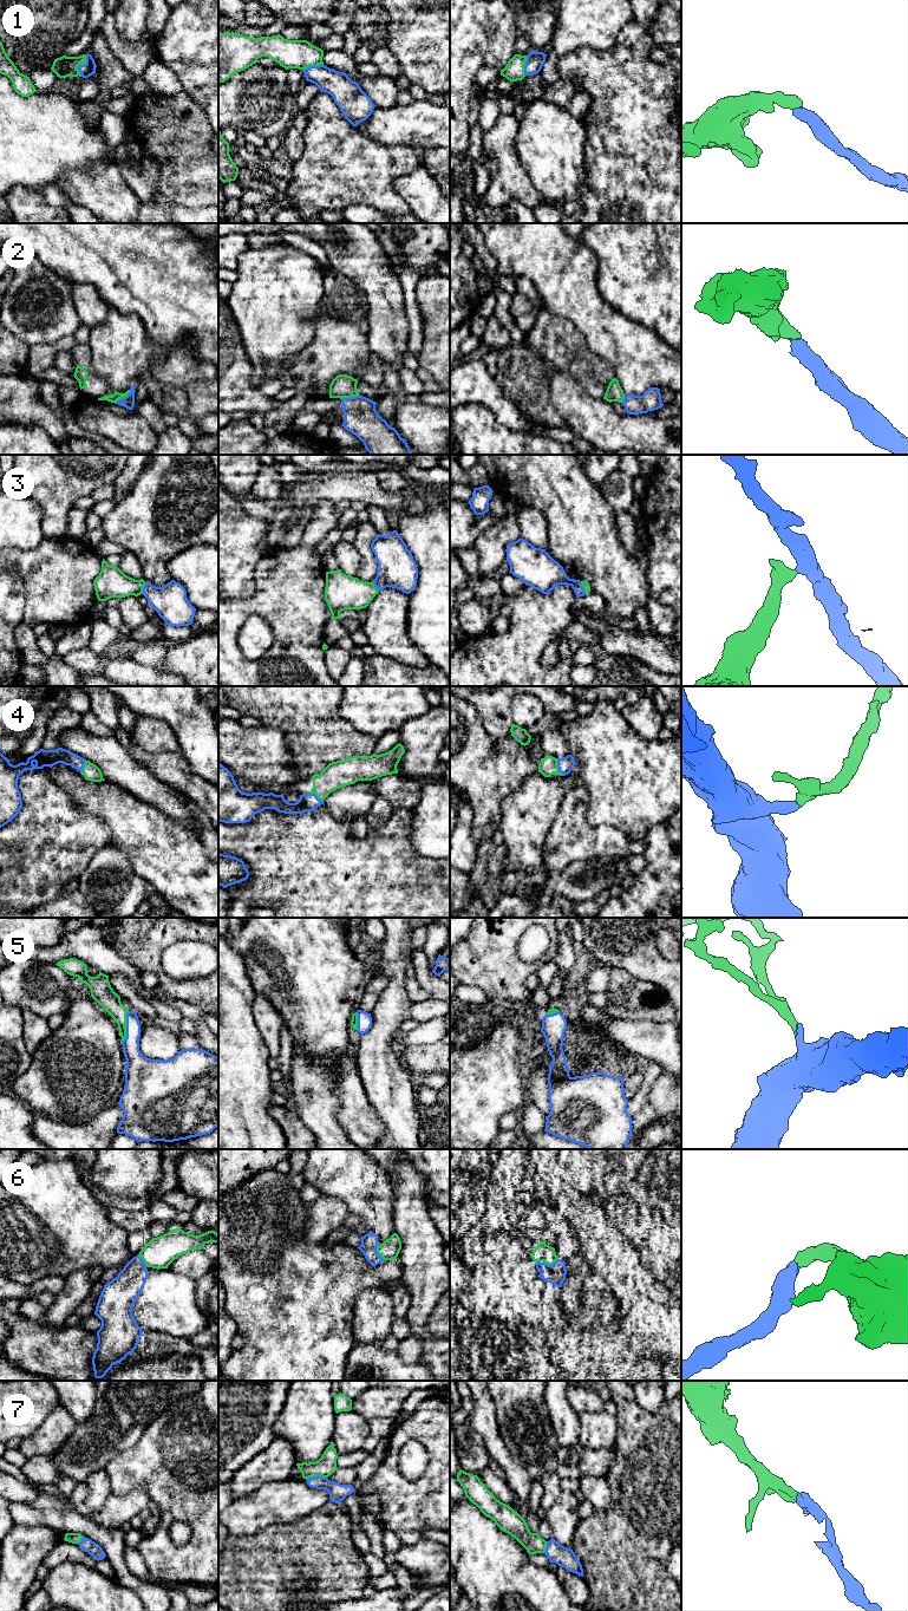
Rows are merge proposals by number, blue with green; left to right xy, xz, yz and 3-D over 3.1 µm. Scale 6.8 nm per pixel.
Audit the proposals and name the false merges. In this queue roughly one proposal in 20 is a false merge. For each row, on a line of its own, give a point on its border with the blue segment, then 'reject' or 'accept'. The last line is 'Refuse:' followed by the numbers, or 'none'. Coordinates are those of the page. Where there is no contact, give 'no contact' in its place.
1: meets blue in xy at (80, 65); accept
2: meets blue in xy at (124, 397); accept
3: meets blue in xy at (143, 588); accept
4: meets blue in yz at (557, 767); accept
5: meets blue in xy at (126, 1026); accept
6: meets blue in xz at (377, 1252); accept
7: meets blue in xz at (315, 1476); accept
Refuse: none

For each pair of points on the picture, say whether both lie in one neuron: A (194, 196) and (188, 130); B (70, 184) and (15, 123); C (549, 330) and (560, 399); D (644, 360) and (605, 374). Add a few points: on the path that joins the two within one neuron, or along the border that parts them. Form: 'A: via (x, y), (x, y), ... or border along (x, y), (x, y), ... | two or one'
A: via (190, 180), (188, 147) | one
B: border along (89, 170), (67, 169), (56, 183) | two
C: border along (549, 365), (567, 371), (577, 384) | two
D: border along (593, 353), (601, 357), (612, 367), (615, 377) | two

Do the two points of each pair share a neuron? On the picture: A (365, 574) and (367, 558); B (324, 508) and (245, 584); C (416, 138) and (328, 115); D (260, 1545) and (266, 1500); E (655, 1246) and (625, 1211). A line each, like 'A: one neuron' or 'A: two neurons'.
A: one neuron
B: two neurons
C: two neurons
D: two neurons
E: one neuron

